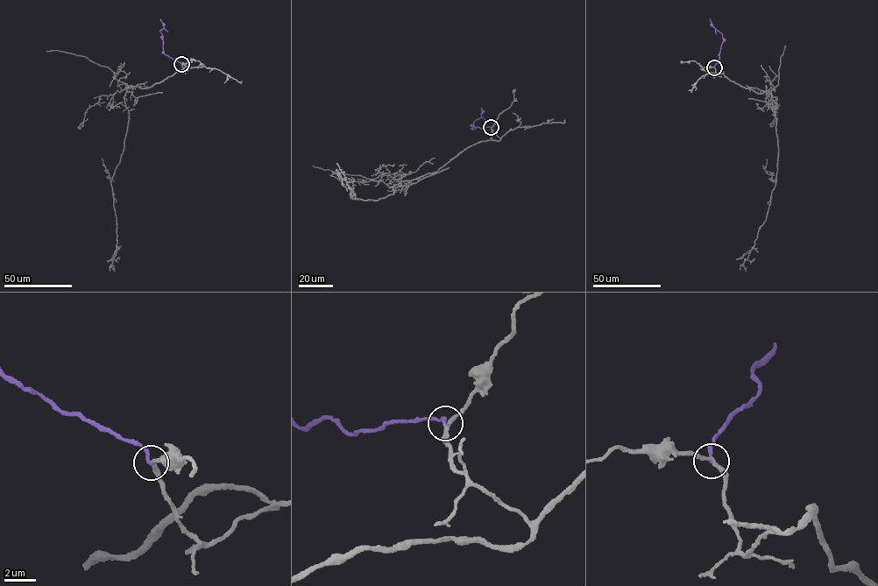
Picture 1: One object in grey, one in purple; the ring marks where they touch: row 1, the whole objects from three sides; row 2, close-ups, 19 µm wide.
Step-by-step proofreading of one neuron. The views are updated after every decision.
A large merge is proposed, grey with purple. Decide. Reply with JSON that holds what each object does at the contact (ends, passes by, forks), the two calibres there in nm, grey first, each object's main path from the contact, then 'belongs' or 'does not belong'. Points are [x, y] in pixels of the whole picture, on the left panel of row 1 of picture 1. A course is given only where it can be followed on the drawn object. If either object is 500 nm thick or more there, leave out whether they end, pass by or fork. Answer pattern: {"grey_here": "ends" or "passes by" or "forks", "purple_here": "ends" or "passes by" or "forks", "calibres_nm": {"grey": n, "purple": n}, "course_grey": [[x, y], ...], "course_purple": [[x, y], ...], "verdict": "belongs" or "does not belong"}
{"grey_here": "passes by", "purple_here": "ends", "calibres_nm": {"grey": 200, "purple": 220}, "course_grey": [[181, 64], [186, 71], [192, 67], [151, 87], [126, 88], [128, 125], [111, 186], [114, 271]], "course_purple": [[181, 64], [164, 53], [159, 31], [164, 28], [160, 18]], "verdict": "belongs"}

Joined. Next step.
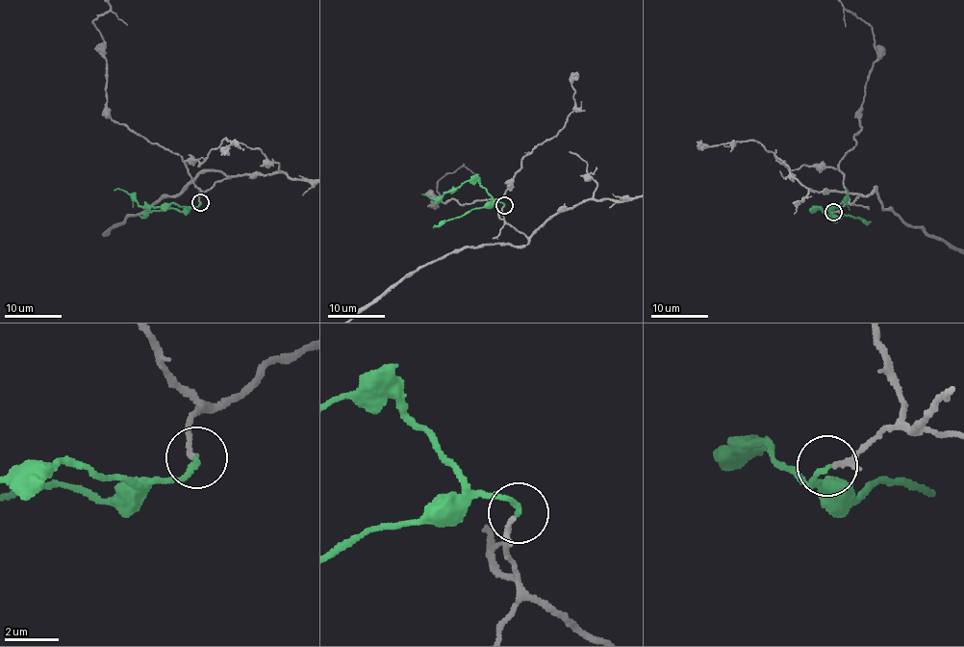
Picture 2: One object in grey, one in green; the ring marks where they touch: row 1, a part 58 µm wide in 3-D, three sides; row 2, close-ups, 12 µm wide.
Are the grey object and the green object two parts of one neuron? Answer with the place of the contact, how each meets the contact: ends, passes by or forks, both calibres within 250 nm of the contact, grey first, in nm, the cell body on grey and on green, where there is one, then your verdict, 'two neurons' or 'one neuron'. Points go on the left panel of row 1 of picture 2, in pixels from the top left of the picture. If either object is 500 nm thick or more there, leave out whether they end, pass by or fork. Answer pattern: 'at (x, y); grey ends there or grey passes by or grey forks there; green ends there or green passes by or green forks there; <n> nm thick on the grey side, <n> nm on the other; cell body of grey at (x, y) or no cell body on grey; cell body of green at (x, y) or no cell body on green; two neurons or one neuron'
at (200, 202); grey ends there; green ends there; 200 nm thick on the grey side, 200 nm on the other; no cell body on grey; no cell body on green; one neuron

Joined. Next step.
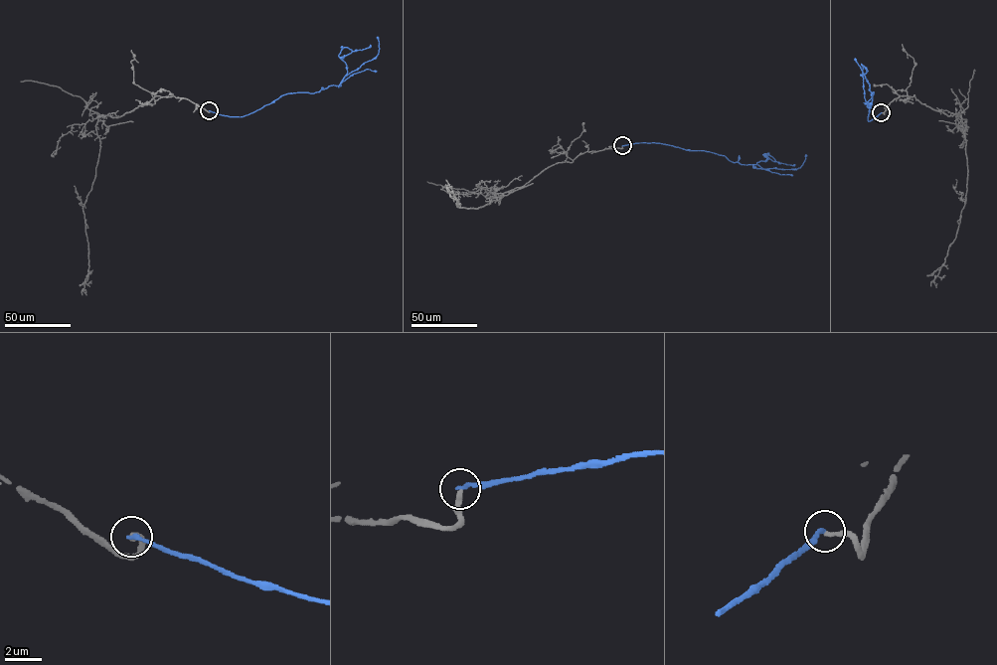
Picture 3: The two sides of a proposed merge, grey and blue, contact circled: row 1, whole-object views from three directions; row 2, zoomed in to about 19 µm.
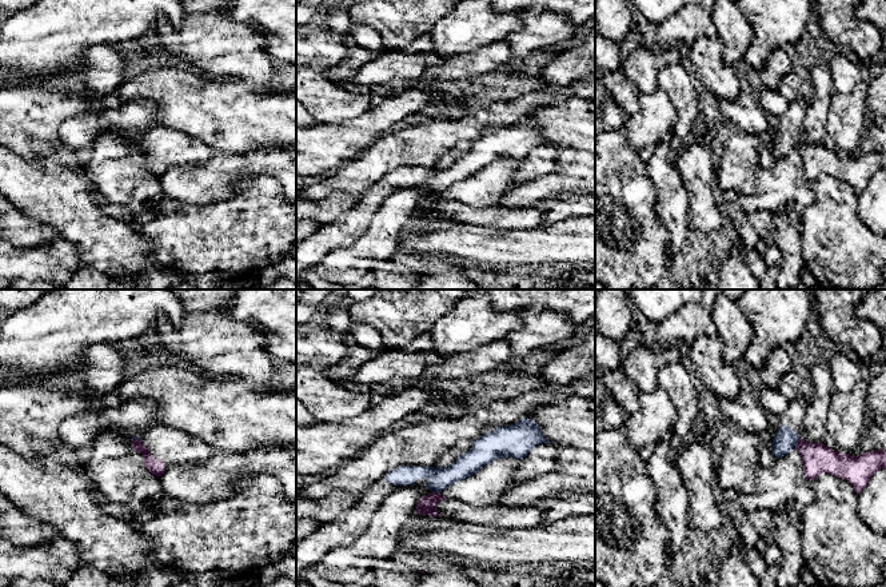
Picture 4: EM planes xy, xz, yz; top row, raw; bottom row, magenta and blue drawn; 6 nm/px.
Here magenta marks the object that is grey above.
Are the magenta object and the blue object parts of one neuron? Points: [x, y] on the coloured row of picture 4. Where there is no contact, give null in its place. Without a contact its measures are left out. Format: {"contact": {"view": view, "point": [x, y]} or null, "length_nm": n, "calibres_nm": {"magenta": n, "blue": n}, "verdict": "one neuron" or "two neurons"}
{"contact": {"view": "yz", "point": [797, 442]}, "length_nm": 70, "calibres_nm": {"magenta": 180, "blue": 140}, "verdict": "two neurons"}

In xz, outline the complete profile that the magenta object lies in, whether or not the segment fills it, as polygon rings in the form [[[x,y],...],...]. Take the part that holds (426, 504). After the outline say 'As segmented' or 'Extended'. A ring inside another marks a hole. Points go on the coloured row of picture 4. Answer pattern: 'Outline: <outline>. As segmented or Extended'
Outline: [[[499,458],[484,464],[474,475],[454,482],[447,488],[430,492],[418,500],[415,512],[440,516],[436,511],[439,500],[451,499],[475,507],[495,506],[500,496],[514,484],[512,475],[522,459]]]. Extended

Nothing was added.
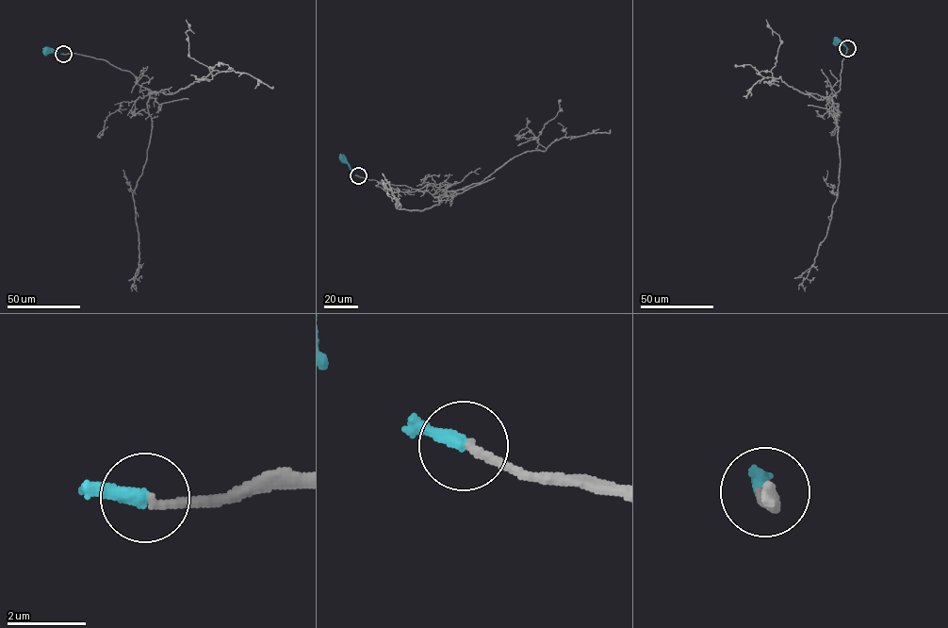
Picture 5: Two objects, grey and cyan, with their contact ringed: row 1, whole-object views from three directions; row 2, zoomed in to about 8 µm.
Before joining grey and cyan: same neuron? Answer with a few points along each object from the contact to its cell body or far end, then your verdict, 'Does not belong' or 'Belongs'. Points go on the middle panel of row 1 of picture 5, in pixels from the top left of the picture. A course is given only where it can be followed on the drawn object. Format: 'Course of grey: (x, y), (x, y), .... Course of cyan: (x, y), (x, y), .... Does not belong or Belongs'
Course of grey: (358, 175), (434, 196), (446, 192), (438, 195), (439, 204), (409, 210), (398, 209), (383, 183), (384, 189). Course of cyan: (357, 175), (351, 173), (342, 157). Belongs

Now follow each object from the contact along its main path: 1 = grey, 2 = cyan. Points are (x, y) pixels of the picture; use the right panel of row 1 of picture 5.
1: (846, 48), (840, 74), (840, 89), (832, 97), (840, 155), (837, 197), (826, 235), (801, 284), (804, 291)
2: (847, 48), (836, 41)

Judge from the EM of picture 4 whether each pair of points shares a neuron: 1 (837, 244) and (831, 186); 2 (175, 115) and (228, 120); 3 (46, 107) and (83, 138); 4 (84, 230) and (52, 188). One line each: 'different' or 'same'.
1: same
2: same
3: different
4: same

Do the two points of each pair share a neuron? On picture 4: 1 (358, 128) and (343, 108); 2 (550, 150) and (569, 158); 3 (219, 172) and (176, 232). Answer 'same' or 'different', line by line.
1: different
2: different
3: different

